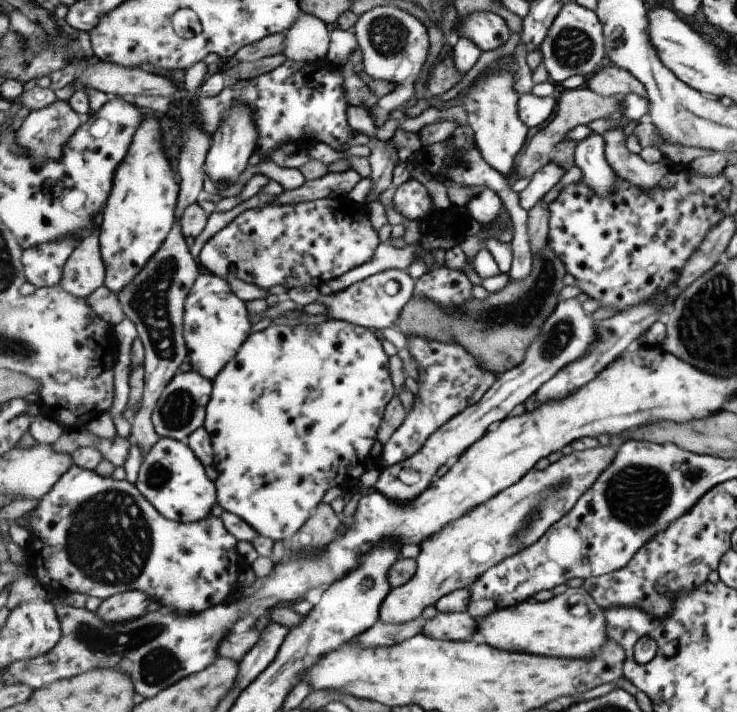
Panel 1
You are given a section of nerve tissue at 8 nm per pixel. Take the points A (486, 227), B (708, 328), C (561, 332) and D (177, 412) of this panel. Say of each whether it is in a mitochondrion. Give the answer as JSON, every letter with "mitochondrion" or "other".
{"A":"other","B":"mitochondrion","C":"mitochondrion","D":"mitochondrion"}

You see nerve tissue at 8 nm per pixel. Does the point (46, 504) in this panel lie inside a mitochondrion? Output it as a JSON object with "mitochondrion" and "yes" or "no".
{"mitochondrion":"no"}

